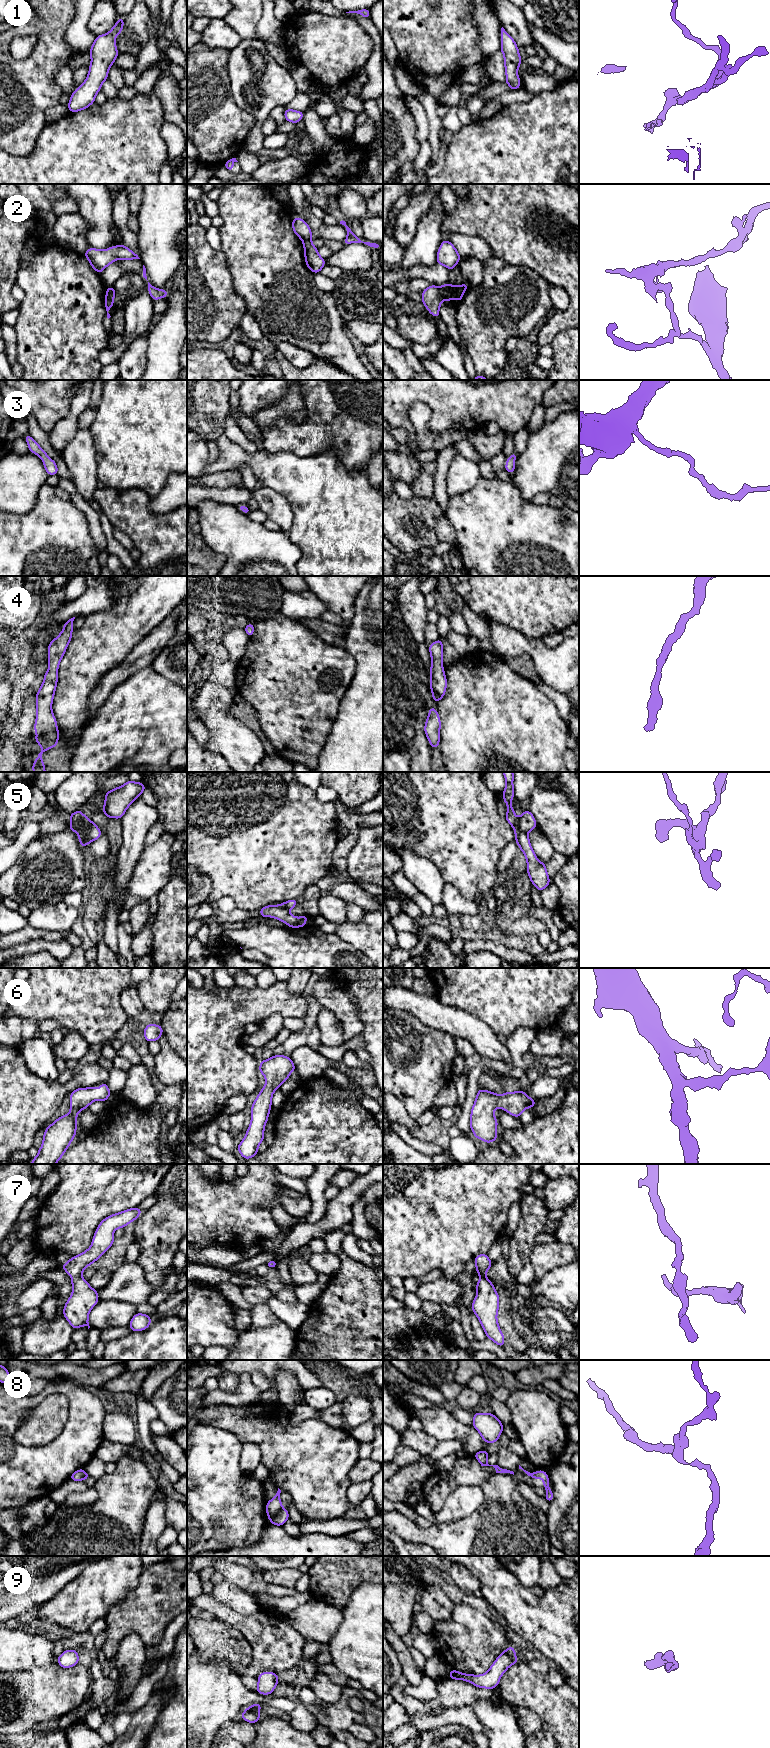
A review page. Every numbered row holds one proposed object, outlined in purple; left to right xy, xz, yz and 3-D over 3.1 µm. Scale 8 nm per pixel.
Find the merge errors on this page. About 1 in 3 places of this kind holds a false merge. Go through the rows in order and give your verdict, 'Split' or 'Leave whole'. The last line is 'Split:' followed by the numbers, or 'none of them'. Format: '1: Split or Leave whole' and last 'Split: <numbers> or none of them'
1: Leave whole
2: Split
3: Leave whole
4: Leave whole
5: Split
6: Leave whole
7: Leave whole
8: Split
9: Leave whole
Split: 2, 5, 8

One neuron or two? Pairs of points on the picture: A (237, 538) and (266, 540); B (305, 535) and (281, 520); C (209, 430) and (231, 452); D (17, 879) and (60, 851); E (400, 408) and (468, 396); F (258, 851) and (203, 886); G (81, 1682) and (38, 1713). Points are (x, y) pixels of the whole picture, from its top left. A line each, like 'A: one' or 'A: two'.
A: one
B: two
C: two
D: one
E: one
F: two
G: one

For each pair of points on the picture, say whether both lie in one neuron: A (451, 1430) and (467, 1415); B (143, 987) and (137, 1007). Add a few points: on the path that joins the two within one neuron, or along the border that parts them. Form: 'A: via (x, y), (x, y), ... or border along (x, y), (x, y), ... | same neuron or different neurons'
A: border along (451, 1412), (461, 1422), (471, 1425) | different neurons
B: border along (134, 985), (145, 1009) | different neurons

